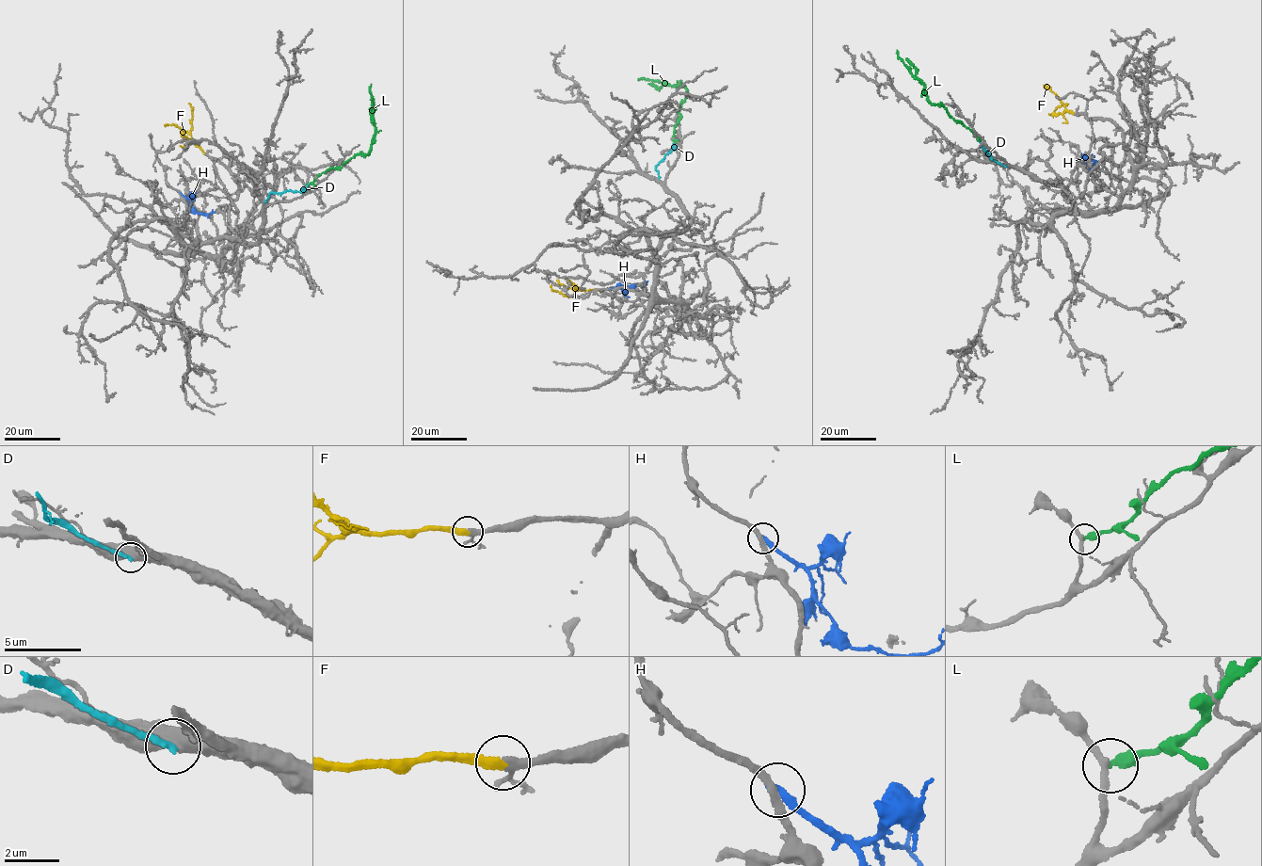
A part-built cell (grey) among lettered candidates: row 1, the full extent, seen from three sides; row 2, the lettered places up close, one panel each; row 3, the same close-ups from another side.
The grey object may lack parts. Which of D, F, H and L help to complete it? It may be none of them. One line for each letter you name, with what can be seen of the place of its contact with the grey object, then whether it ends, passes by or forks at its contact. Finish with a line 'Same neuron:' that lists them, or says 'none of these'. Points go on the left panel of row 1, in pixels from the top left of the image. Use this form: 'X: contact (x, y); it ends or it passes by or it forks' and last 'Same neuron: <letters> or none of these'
F: contact (205, 153); it ends
Same neuron: F

